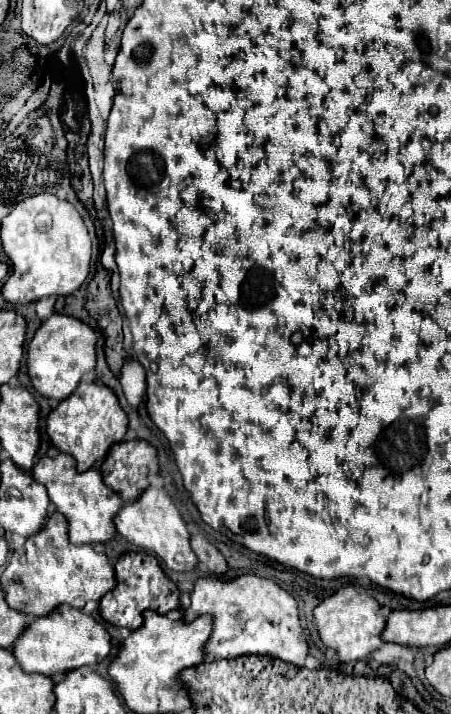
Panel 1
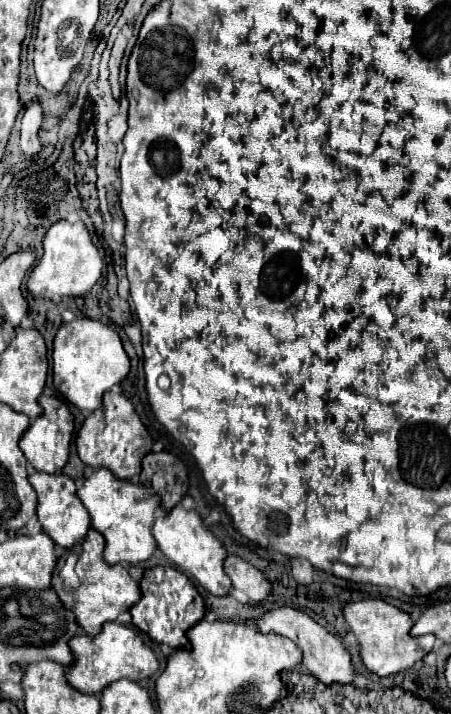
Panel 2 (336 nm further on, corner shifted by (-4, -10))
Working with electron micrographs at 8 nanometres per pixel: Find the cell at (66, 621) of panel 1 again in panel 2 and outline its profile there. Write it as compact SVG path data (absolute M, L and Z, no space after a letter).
M105 623L101 633L95 637L89 635L75 635L69 641L71 653L73 653L73 663L65 667L65 677L67 683L73 685L77 691L89 693L89 695L99 695L101 687L109 685L111 681L117 679L129 679L129 681L141 681L151 677L159 663L153 651L143 643L139 633L131 627L117 625L117 623Z

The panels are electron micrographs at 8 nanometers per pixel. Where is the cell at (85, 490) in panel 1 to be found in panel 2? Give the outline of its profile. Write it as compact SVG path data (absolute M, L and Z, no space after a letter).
M99 467L85 479L83 487L77 491L77 497L87 507L93 527L105 537L105 561L109 565L133 565L147 561L153 555L157 545L153 543L151 527L159 503L153 495L149 495L149 491L145 491L145 487L141 487L141 483L117 479L111 471Z

